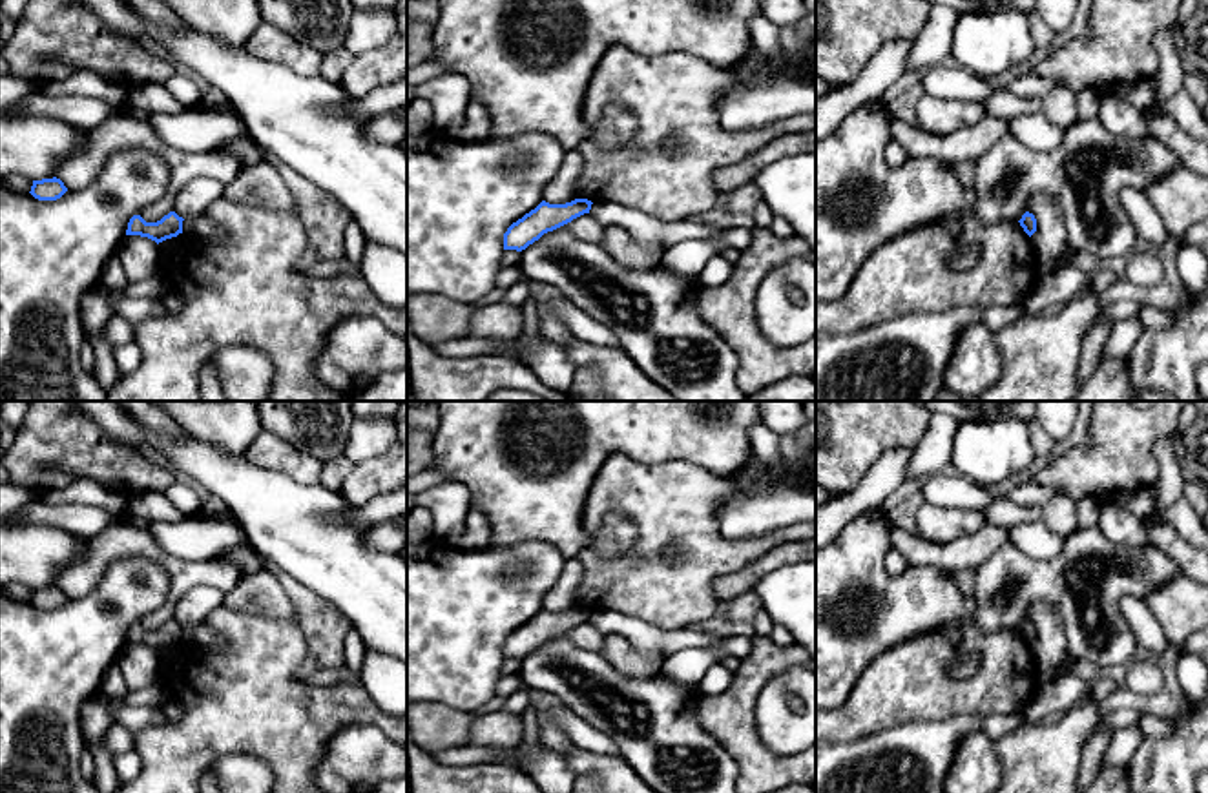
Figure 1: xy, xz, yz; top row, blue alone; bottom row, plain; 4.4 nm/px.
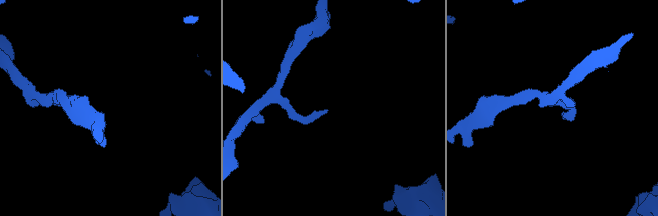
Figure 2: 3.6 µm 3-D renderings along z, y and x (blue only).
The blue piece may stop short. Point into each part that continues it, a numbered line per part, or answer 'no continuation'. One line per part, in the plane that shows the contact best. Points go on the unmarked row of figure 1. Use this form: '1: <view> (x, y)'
no continuation

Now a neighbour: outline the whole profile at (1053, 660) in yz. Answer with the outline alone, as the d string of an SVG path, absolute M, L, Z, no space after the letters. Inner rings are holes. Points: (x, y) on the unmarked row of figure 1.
M1035 602L1027 620L1036 627L1036 640L1031 644L1038 665L1038 687L1071 675L1075 658L1066 647L1066 634L1060 616L1044 602Z

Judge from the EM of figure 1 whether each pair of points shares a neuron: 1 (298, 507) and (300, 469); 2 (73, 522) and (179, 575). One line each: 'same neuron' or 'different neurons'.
1: different neurons
2: different neurons

